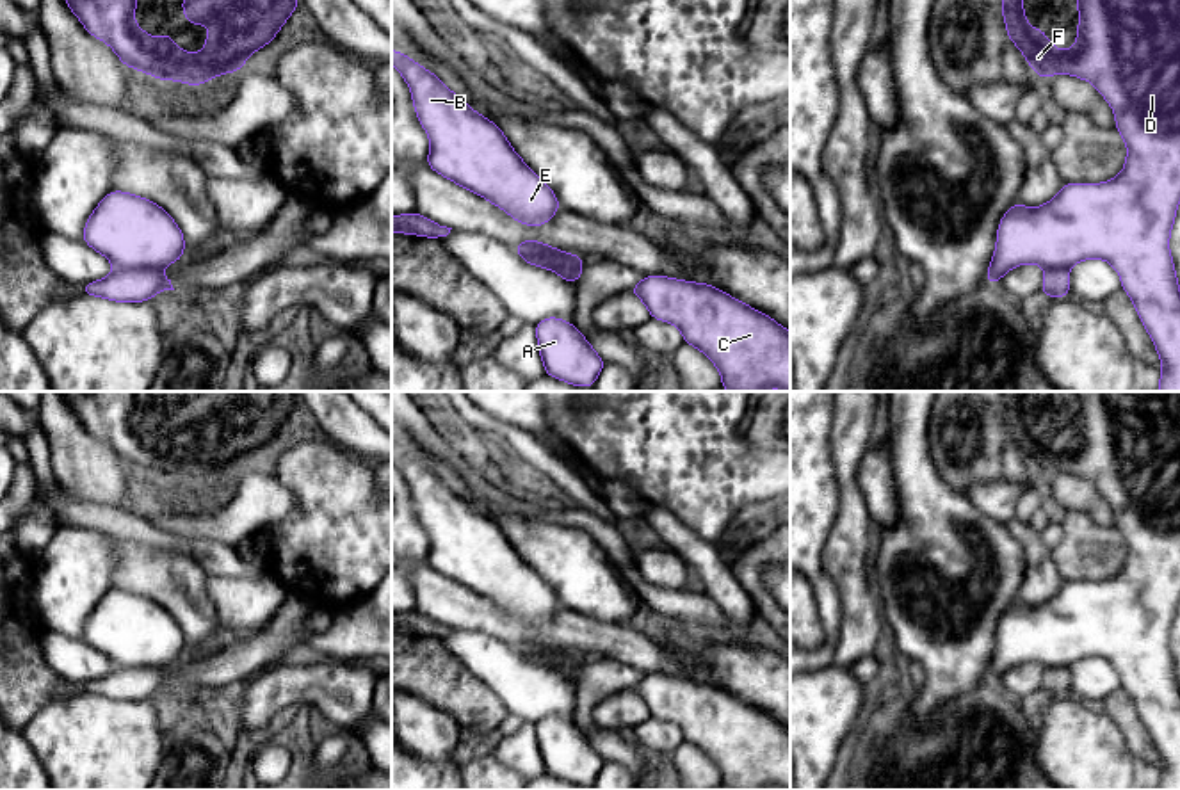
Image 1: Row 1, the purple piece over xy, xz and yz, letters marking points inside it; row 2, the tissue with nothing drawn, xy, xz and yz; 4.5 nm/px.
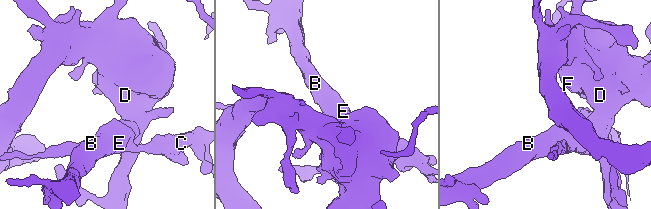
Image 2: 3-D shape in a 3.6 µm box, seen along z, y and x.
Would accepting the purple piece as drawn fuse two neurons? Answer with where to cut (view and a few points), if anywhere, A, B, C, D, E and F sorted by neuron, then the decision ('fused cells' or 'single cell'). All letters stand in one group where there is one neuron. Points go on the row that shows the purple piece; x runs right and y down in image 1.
cut in xy along (116, 267), (157, 269); A B D E F / C; fused cells

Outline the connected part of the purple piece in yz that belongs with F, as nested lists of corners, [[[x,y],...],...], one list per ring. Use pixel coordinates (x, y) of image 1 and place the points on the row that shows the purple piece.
[[[1002,0],[1007,37],[1041,80],[1066,73],[1098,89],[1114,110],[1114,128],[1127,142],[1125,167],[1103,183],[1064,183],[1054,199],[1038,208],[1018,201],[1011,205],[998,222],[997,247],[984,278],[998,285],[1006,272],[1023,263],[1068,269],[1089,258],[1109,262],[1160,356],[1159,391],[1180,391],[1180,285],[1169,253],[1169,233],[1180,203],[1180,0],[1077,0],[1077,7],[1077,44],[1055,50],[1043,28],[1027,23],[1022,0]]]

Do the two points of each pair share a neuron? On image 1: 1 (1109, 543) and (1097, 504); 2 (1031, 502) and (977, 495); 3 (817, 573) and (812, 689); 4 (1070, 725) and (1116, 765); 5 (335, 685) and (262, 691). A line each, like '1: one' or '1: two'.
1: two
2: two
3: two
4: one
5: one

